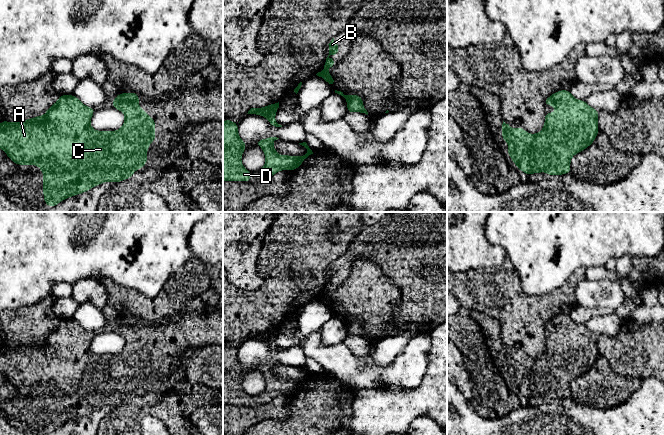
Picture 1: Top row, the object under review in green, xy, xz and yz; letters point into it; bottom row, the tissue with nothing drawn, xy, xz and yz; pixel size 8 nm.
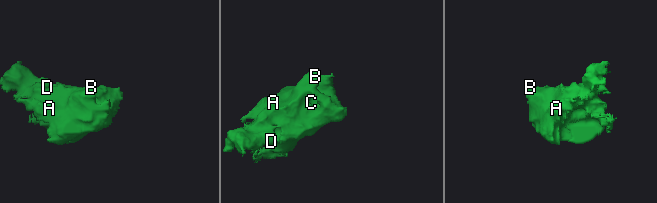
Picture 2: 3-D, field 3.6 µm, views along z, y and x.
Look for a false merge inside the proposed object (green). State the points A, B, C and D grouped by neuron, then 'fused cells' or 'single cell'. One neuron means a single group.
groups A B C D; single cell

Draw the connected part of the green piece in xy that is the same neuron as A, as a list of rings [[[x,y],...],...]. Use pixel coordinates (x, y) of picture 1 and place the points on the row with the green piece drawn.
[[[119,93],[112,100],[112,108],[121,111],[125,116],[122,127],[116,131],[97,131],[90,125],[90,120],[96,111],[87,107],[75,95],[59,95],[57,103],[52,104],[45,115],[33,119],[7,122],[1,119],[0,149],[2,149],[16,165],[37,165],[44,174],[44,203],[49,208],[55,207],[68,197],[87,192],[94,186],[104,182],[121,182],[131,178],[136,169],[142,169],[147,164],[147,150],[155,136],[155,118],[148,117],[145,109],[139,108],[139,94]]]

